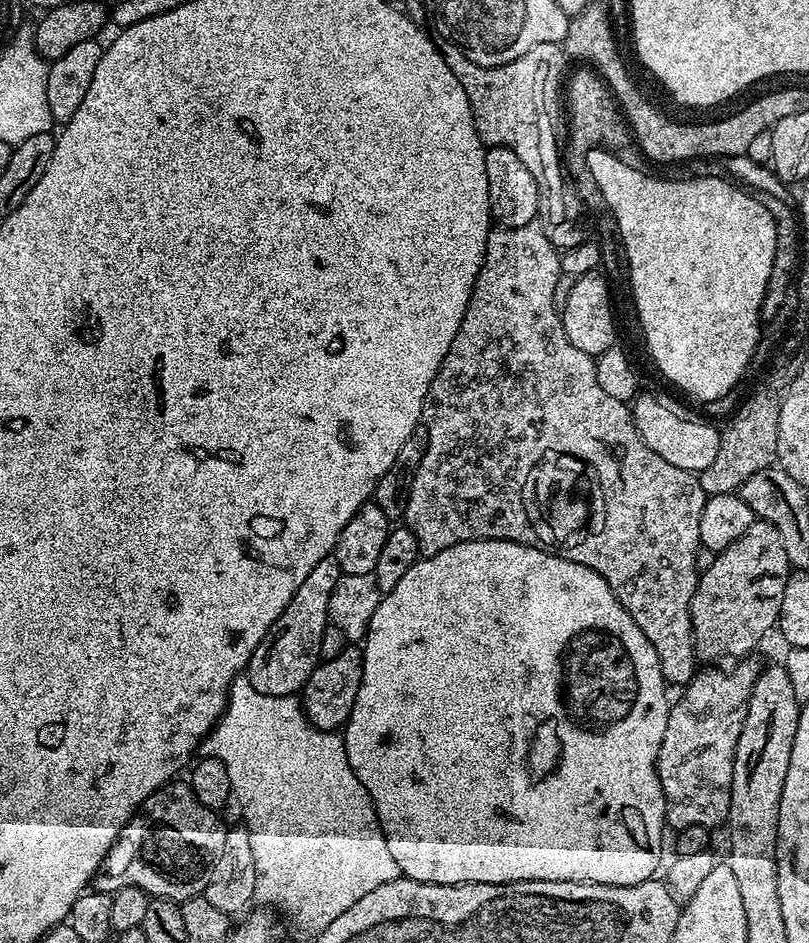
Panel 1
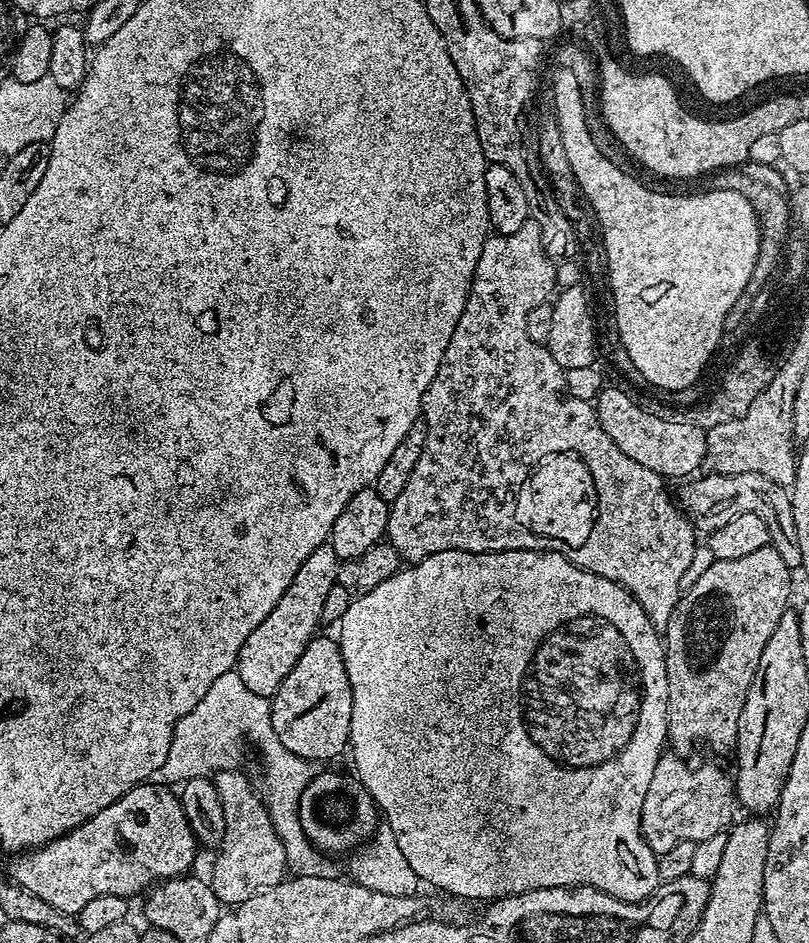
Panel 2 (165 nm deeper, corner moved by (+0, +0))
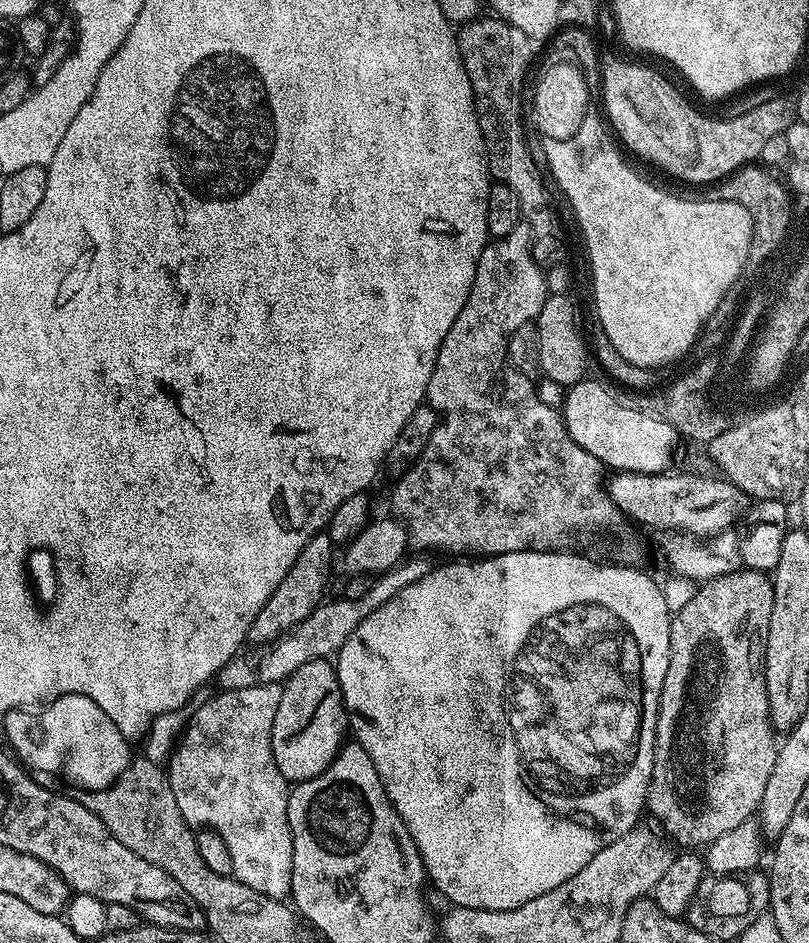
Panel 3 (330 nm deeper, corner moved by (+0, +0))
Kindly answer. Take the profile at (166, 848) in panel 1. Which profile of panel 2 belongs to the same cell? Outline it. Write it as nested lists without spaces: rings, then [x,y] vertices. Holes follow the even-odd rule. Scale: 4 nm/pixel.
[[[145,782],[137,788],[131,788],[122,798],[106,806],[106,810],[98,810],[98,814],[82,822],[73,832],[29,851],[23,858],[13,859],[16,860],[12,864],[11,879],[14,884],[42,898],[56,910],[75,916],[82,910],[82,906],[86,906],[86,902],[102,894],[133,898],[139,892],[147,893],[165,880],[175,880],[178,876],[191,873],[198,851],[196,836],[182,810],[179,795],[171,787],[157,784]]]

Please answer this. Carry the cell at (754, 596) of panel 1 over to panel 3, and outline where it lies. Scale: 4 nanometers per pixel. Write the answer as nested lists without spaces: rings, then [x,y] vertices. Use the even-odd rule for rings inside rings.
[[[741,567],[735,572],[727,572],[716,576],[713,580],[703,581],[697,587],[694,598],[682,606],[672,616],[670,626],[670,654],[666,666],[666,678],[662,682],[660,709],[656,715],[656,745],[654,746],[654,762],[652,777],[648,783],[647,811],[660,816],[664,823],[663,831],[669,837],[677,836],[684,846],[706,846],[714,842],[721,834],[734,830],[734,826],[742,826],[742,822],[753,819],[757,815],[762,794],[766,791],[766,782],[770,779],[770,770],[774,770],[774,758],[778,747],[774,735],[772,719],[768,716],[768,695],[766,694],[766,674],[764,673],[764,641],[770,626],[770,610],[774,610],[774,590],[767,572],[755,572],[752,568]]]

